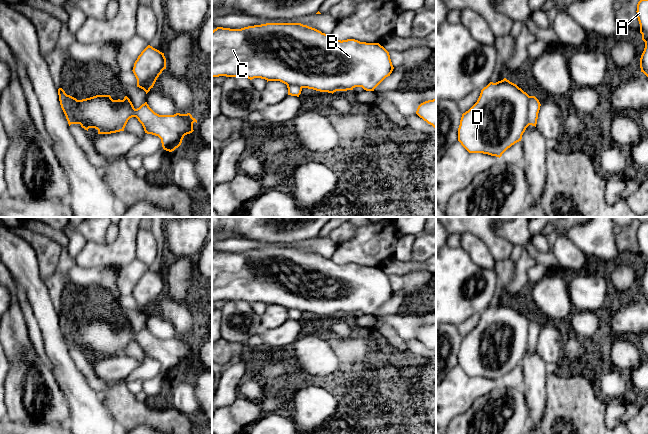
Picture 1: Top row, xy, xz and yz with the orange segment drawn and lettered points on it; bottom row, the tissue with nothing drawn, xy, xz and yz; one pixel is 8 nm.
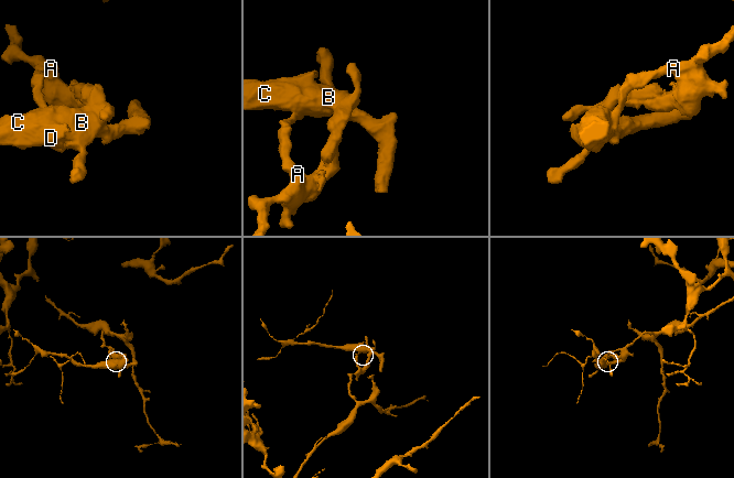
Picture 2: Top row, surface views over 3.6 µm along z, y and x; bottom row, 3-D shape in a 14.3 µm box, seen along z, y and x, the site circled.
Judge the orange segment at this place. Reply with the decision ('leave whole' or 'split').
split

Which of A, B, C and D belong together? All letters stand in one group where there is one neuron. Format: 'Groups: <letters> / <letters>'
Groups: A / B C D

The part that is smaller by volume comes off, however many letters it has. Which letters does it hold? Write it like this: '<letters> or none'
B, C, D

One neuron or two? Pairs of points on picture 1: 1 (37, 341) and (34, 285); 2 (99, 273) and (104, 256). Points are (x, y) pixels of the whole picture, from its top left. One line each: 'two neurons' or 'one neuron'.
1: two neurons
2: two neurons

